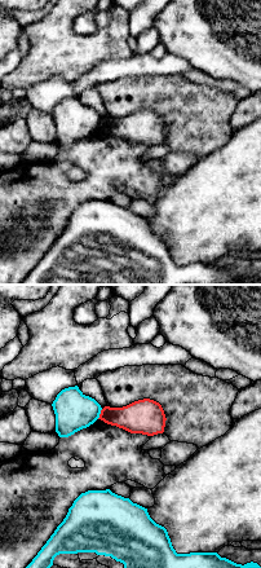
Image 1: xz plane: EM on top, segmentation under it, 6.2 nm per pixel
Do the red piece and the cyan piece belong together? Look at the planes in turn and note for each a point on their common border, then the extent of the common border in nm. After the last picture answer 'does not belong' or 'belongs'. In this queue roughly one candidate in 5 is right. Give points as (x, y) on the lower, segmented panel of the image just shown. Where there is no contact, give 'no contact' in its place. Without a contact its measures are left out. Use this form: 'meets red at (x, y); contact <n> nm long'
meets red at (100, 414); contact 70 nm long

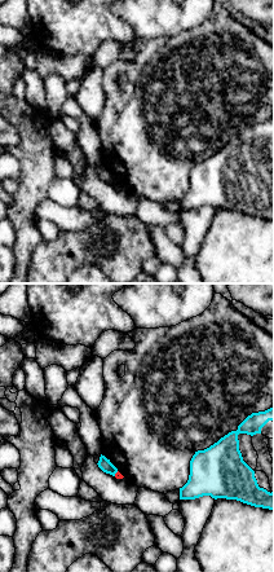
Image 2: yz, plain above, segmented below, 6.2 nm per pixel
meets red at (115, 474); contact 40 nm long

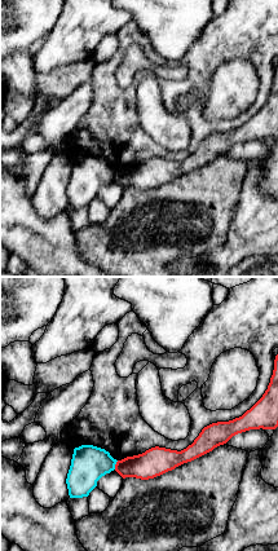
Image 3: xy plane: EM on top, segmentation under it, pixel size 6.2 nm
meets red at (115, 464); contact 60 nm long

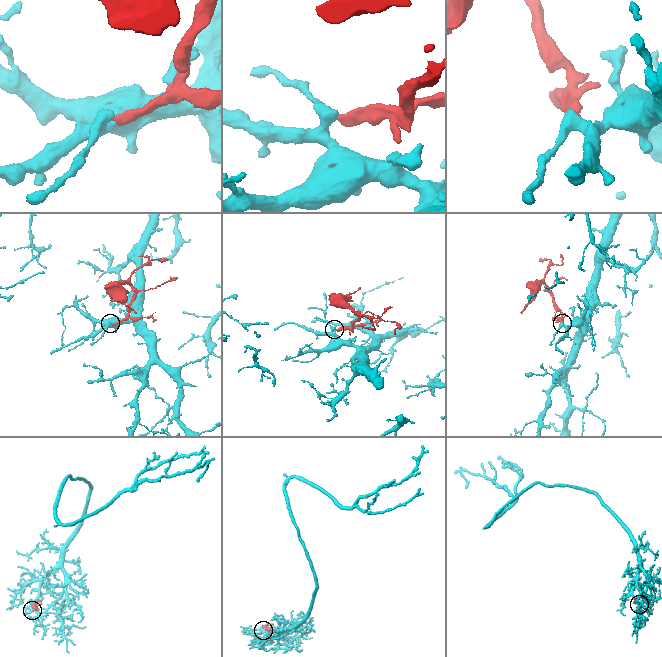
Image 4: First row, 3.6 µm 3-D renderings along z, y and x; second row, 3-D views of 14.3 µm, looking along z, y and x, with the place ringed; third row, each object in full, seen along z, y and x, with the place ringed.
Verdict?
does not belong

